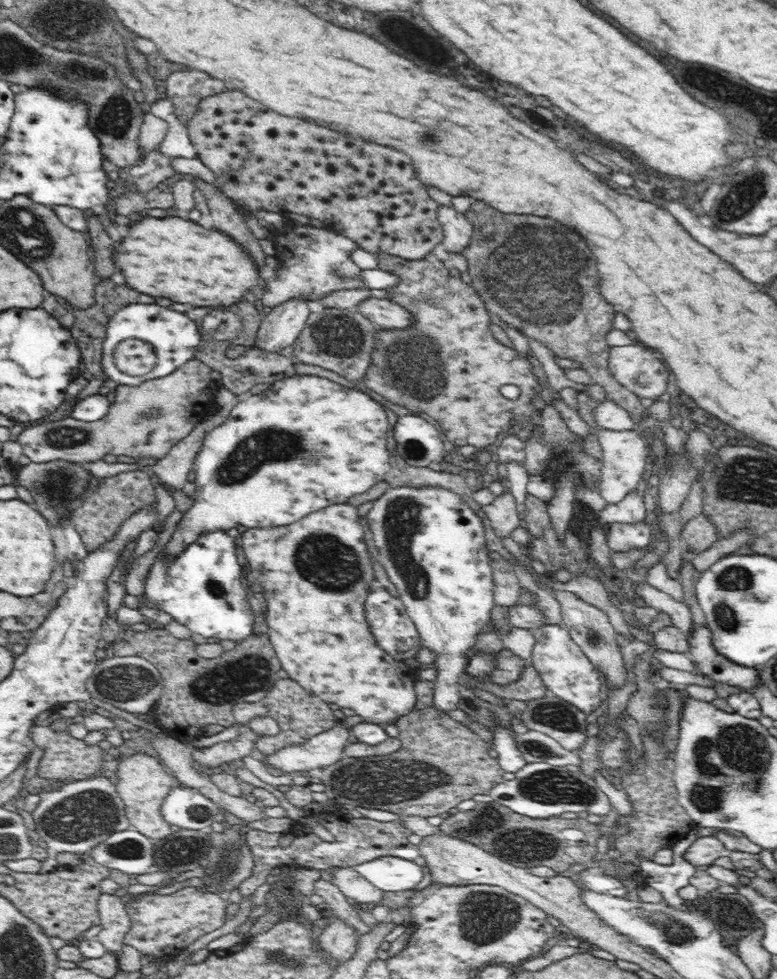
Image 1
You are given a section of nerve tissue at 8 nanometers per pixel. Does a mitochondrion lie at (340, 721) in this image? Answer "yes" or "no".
no

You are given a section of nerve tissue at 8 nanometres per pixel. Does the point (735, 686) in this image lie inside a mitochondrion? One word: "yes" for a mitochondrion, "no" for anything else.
no

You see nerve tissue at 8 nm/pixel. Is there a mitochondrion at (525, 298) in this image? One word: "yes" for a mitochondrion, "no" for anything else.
yes

